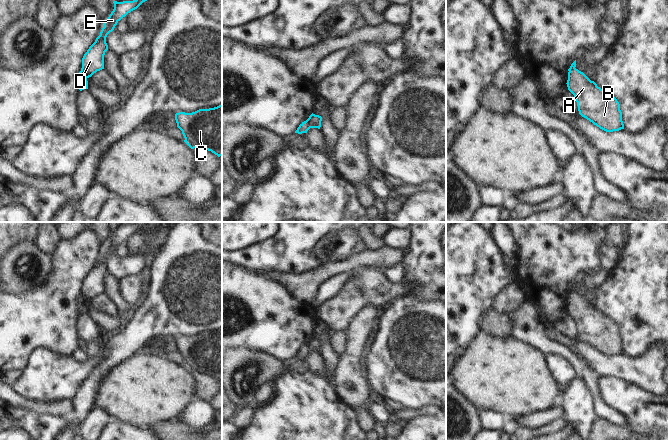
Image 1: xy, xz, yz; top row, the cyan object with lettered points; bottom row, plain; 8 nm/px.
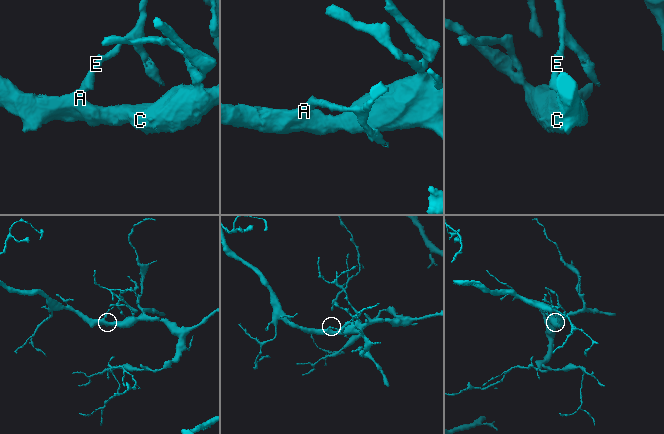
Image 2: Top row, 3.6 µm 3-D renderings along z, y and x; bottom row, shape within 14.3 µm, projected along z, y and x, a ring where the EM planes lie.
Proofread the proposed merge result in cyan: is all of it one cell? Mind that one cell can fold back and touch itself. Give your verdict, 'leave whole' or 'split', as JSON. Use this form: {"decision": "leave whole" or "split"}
{"decision": "split"}

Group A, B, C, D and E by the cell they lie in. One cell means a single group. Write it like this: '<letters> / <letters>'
A B C / D E

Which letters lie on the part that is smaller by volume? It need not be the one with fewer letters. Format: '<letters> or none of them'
D, E

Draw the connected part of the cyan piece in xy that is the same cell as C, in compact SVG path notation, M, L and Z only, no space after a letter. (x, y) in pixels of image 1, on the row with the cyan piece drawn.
M222 105L192 113L179 112L175 120L191 149L208 150L222 156Z

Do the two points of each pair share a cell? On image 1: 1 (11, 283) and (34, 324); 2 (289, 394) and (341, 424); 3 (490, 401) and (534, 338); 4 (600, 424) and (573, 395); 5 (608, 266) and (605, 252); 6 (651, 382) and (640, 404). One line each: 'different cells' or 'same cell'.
1: different cells
2: same cell
3: different cells
4: different cells
5: same cell
6: different cells

